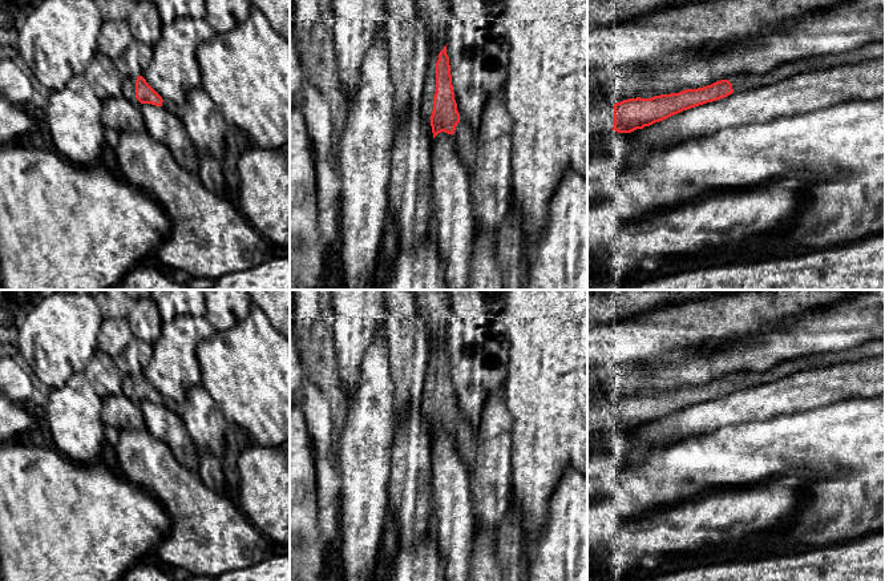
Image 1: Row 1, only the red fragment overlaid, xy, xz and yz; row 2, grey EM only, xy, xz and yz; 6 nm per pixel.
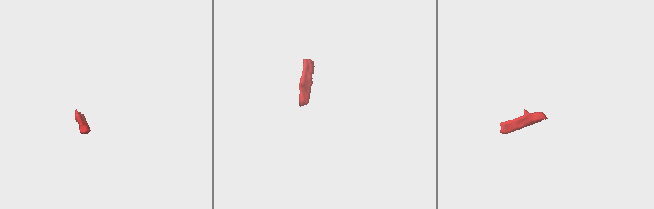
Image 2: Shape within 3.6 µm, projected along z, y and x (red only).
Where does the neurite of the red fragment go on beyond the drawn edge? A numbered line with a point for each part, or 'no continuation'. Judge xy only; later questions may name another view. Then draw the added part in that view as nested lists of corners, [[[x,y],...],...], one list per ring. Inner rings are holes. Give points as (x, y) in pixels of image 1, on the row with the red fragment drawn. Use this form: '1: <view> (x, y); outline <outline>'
1: xy (128, 87); outline [[[137,77],[122,78],[122,96],[129,100],[136,106],[140,106],[141,102],[136,98],[136,80]]]

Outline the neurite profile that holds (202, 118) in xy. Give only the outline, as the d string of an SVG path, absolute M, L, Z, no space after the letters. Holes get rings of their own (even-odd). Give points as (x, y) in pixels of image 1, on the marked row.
M202 86L191 89L183 105L163 100L162 106L182 121L198 153L219 161L225 158L229 125Z

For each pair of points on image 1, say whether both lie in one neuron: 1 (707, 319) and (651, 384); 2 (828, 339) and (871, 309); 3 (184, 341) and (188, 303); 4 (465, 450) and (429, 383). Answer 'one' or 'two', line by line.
1: two
2: one
3: two
4: one

